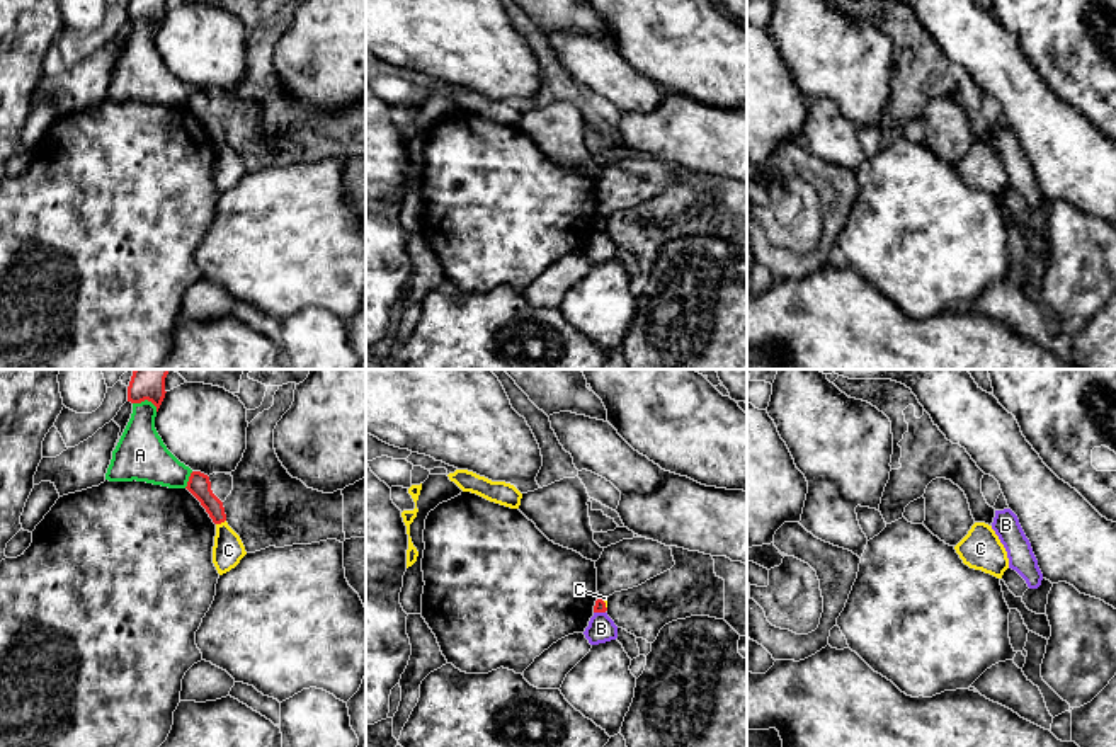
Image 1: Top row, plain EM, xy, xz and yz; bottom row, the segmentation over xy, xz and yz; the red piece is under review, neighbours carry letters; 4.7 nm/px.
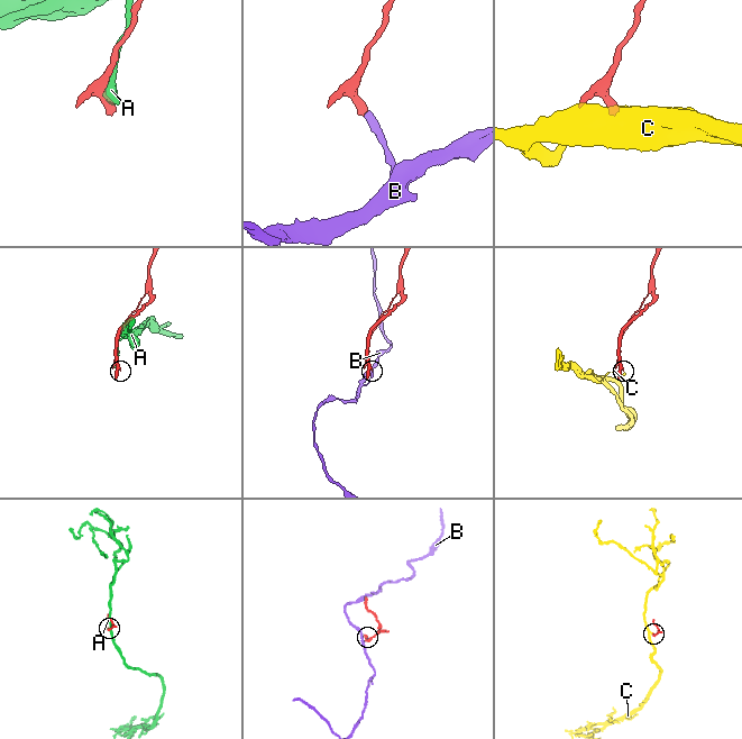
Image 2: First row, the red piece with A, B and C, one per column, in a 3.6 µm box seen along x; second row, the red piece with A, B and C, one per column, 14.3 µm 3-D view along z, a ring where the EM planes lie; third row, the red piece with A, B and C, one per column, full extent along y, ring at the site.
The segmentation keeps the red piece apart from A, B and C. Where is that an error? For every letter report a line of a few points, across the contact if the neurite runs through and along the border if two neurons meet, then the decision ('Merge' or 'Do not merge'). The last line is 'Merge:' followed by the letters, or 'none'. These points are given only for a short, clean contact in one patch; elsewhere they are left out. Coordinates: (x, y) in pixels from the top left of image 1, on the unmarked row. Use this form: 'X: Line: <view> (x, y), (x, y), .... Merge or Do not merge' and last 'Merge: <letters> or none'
A: Do not merge
B: Line: xz (594, 230), (604, 232). Do not merge
C: Do not merge
Merge: none

